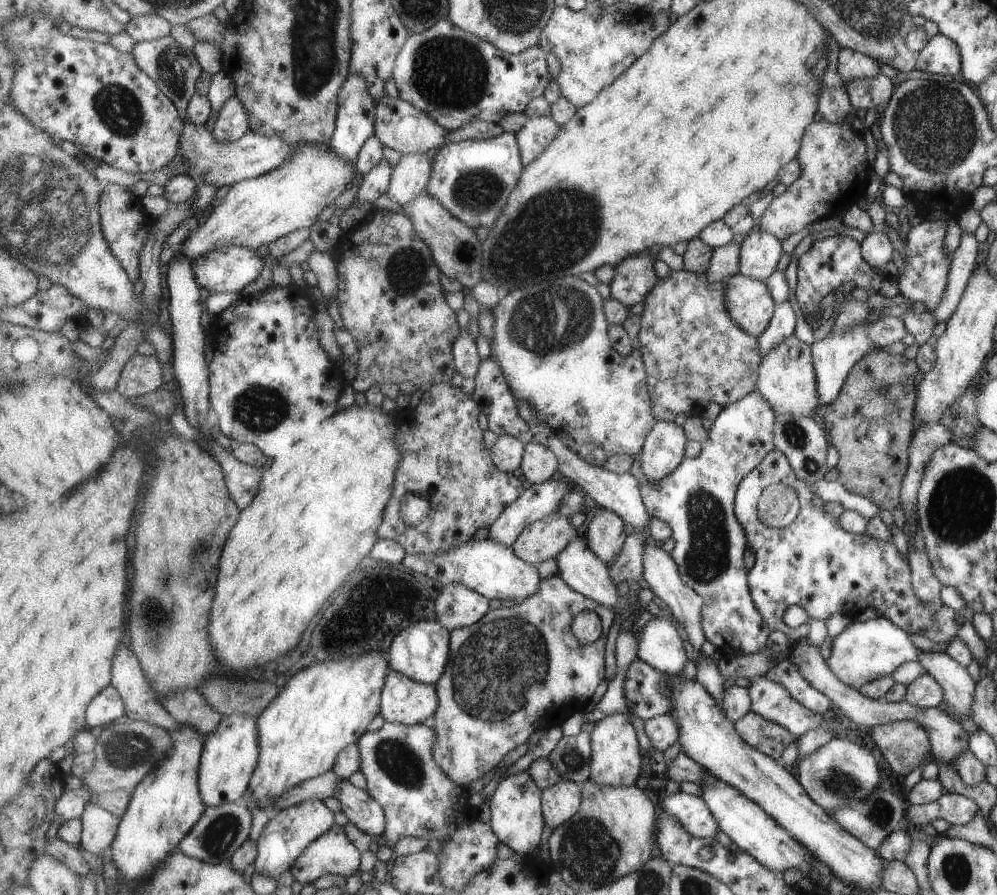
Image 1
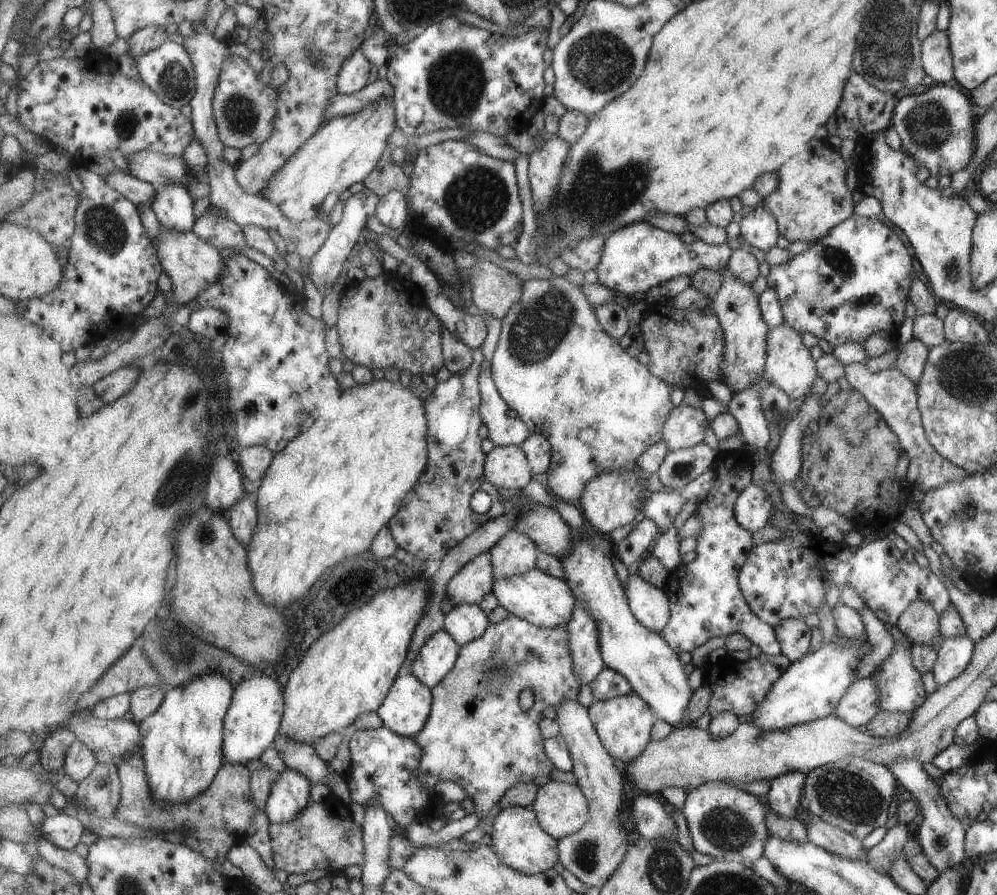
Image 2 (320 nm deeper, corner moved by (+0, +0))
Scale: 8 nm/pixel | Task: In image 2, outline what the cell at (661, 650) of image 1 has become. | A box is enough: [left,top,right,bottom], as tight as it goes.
[626,573,672,633]

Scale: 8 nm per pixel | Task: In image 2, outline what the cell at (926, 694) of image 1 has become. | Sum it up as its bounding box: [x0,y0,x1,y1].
[933,634,974,686]

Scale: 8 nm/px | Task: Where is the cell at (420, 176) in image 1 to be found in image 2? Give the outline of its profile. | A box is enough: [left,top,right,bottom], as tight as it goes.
[375,191,411,233]

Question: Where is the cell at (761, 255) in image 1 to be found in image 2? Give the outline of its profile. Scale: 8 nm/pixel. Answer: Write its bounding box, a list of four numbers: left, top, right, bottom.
[739,204,777,252]

